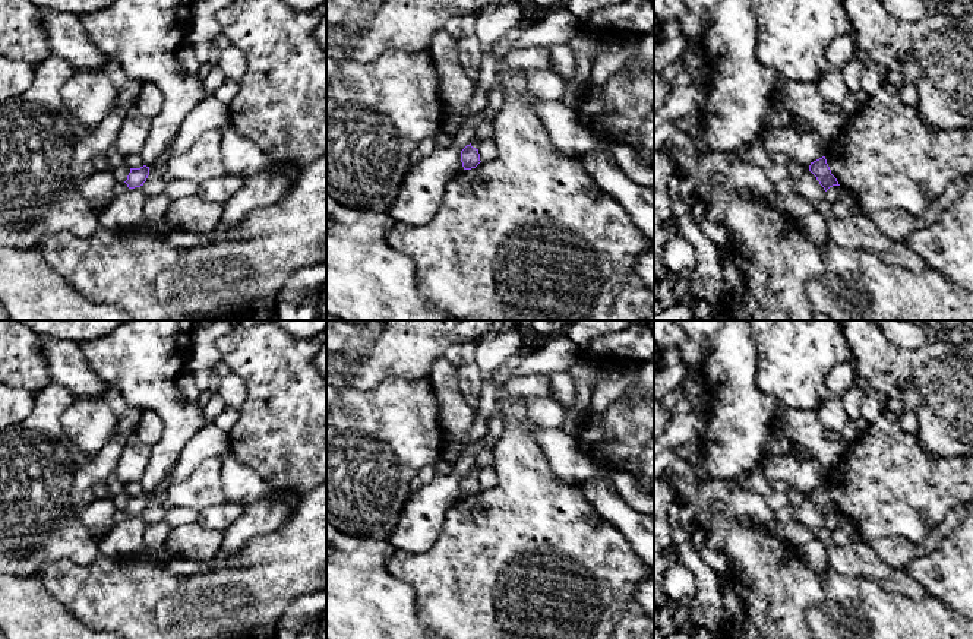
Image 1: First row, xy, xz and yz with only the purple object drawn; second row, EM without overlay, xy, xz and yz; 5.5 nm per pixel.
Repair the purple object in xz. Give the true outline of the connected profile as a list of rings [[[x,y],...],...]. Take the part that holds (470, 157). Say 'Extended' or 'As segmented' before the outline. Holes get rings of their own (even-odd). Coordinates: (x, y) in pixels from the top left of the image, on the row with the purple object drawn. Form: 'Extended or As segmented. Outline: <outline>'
As segmented. Outline: [[[471,143],[467,145],[461,151],[461,162],[462,162],[464,170],[476,168],[481,162],[478,149],[473,148]]]

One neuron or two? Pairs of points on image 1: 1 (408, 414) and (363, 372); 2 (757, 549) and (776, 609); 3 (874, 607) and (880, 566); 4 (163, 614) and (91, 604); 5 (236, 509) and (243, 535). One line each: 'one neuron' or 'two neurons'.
1: two neurons
2: one neuron
3: two neurons
4: two neurons
5: two neurons

